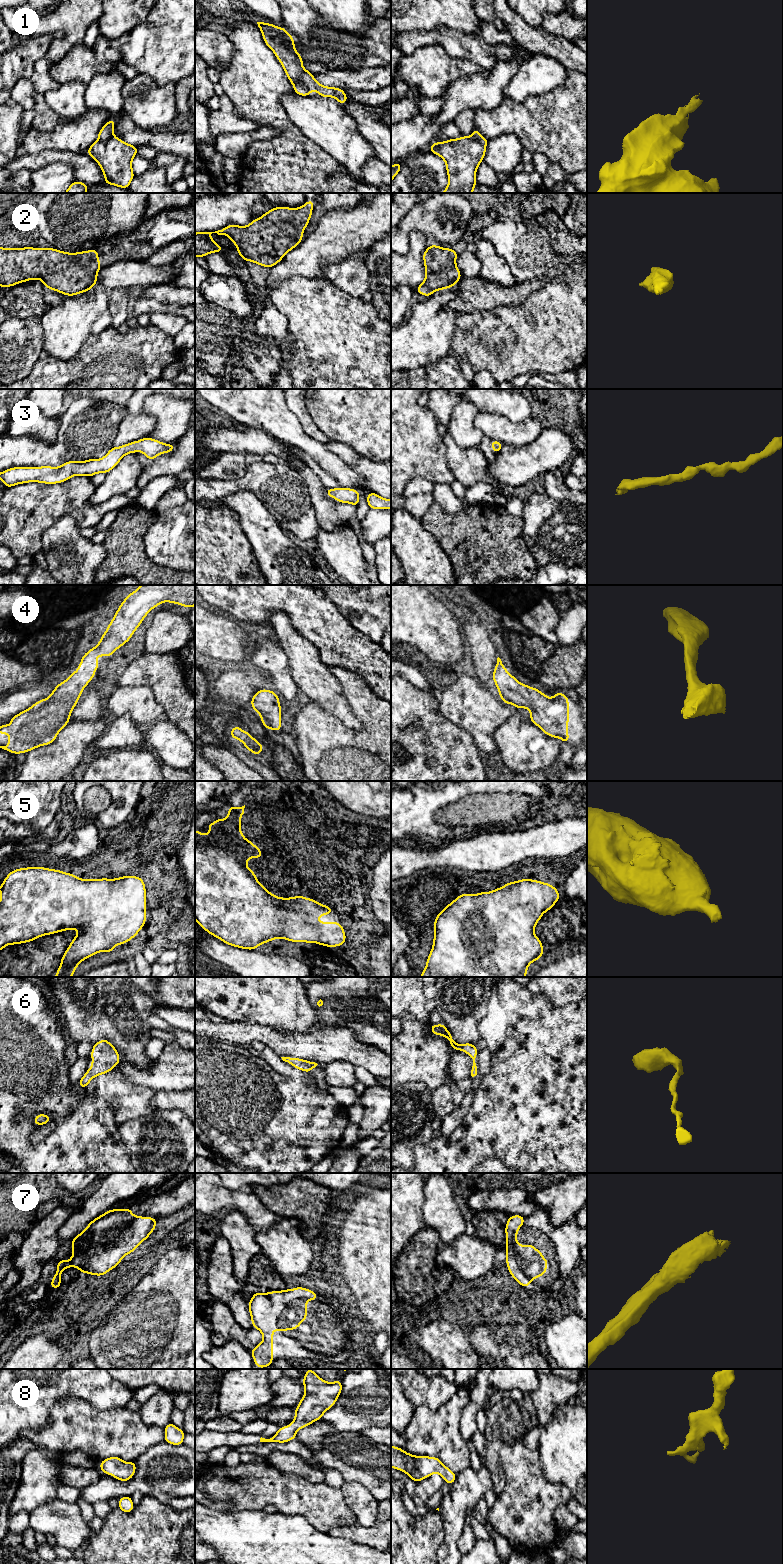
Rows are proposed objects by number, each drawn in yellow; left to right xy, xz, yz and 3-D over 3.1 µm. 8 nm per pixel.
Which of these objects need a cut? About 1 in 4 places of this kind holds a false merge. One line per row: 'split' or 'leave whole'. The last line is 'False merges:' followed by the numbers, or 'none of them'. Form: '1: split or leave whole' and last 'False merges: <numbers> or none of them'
1: leave whole
2: leave whole
3: leave whole
4: leave whole
5: leave whole
6: leave whole
7: leave whole
8: leave whole
False merges: none of them

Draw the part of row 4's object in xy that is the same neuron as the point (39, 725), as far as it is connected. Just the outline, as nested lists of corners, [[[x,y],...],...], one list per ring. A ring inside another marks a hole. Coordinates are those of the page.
[[[141,585],[137,590],[127,595],[99,640],[98,645],[83,655],[78,669],[65,681],[59,683],[48,698],[37,701],[30,708],[13,716],[10,719],[10,726],[0,725],[0,734],[10,736],[8,745],[0,746],[0,748],[13,754],[21,754],[53,743],[58,733],[69,723],[72,710],[77,705],[83,689],[93,679],[99,667],[96,658],[99,656],[112,657],[118,648],[130,640],[146,615],[163,602],[179,604],[186,608],[195,606],[195,585]]]

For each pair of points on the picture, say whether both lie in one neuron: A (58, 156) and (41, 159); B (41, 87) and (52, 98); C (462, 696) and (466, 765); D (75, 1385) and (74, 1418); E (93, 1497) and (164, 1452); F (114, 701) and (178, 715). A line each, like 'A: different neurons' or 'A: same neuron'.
A: same neuron
B: different neurons
C: different neurons
D: different neurons
E: same neuron
F: different neurons

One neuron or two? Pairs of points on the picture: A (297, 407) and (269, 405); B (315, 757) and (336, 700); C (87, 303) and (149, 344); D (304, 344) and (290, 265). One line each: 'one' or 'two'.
A: two
B: two
C: two
D: two

